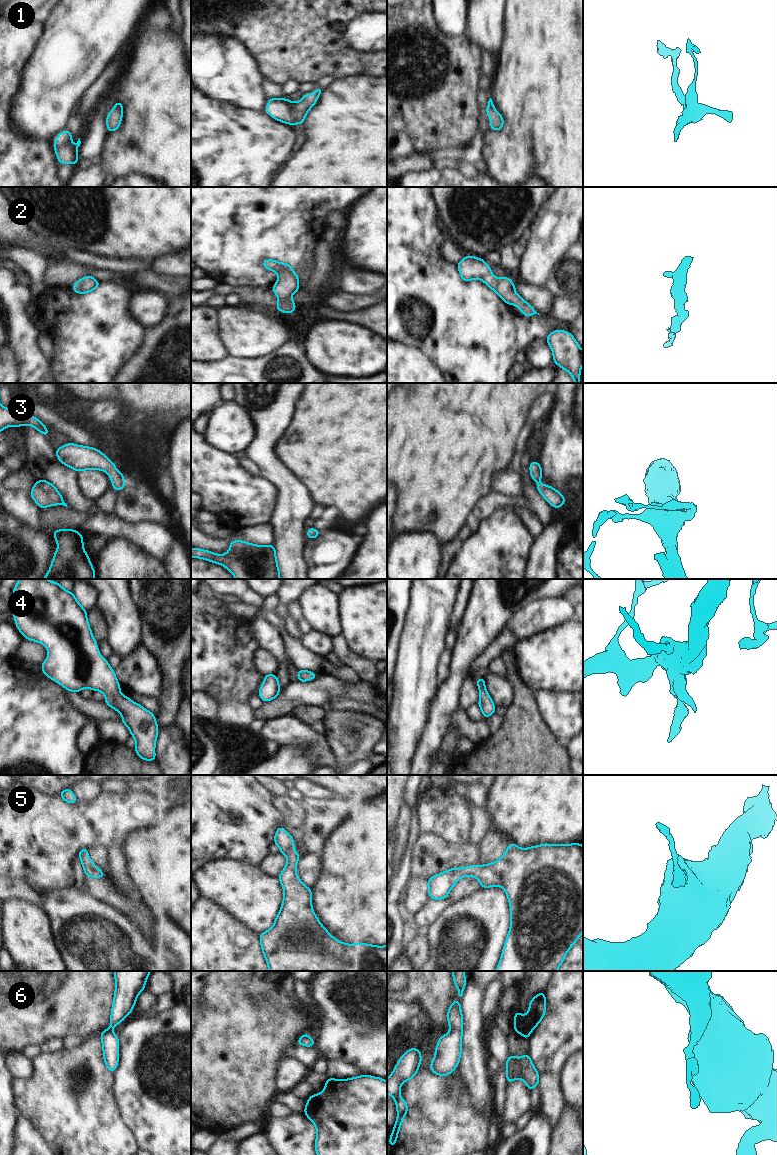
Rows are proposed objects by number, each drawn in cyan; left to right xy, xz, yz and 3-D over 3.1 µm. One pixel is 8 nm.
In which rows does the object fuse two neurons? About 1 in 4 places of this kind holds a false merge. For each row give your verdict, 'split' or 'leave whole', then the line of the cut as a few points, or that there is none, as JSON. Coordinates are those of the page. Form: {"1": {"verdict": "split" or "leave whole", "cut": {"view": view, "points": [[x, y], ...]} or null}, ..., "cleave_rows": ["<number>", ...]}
{"1": {"verdict": "leave whole", "cut": null}, "2": {"verdict": "leave whole", "cut": null}, "3": {"verdict": "leave whole", "cut": null}, "4": {"verdict": "leave whole", "cut": null}, "5": {"verdict": "leave whole", "cut": null}, "6": {"verdict": "leave whole", "cut": null}, "cleave_rows": []}

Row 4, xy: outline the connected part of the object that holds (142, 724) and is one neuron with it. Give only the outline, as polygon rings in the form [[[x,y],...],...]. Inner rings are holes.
[[[19,579],[13,589],[12,613],[16,628],[26,637],[26,640],[40,642],[47,648],[48,657],[41,664],[45,676],[60,684],[67,691],[80,692],[84,688],[89,688],[102,692],[105,695],[105,703],[122,715],[121,722],[127,726],[136,741],[134,751],[137,755],[145,761],[156,761],[155,745],[159,728],[155,714],[119,692],[121,686],[115,676],[115,671],[110,667],[107,659],[100,655],[88,623],[87,611],[77,601],[74,593],[65,590],[60,583],[47,579]]]

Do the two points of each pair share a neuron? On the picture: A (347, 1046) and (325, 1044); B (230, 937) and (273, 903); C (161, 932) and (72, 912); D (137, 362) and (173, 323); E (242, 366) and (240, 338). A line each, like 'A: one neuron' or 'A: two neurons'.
A: one neuron
B: two neurons
C: two neurons
D: one neuron
E: two neurons

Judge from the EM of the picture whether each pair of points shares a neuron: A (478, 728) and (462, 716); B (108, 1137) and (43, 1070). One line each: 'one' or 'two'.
A: one
B: one

